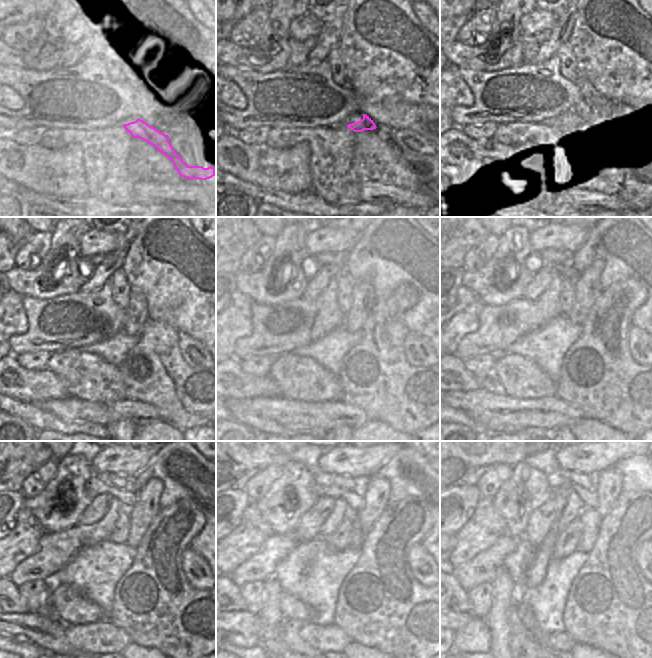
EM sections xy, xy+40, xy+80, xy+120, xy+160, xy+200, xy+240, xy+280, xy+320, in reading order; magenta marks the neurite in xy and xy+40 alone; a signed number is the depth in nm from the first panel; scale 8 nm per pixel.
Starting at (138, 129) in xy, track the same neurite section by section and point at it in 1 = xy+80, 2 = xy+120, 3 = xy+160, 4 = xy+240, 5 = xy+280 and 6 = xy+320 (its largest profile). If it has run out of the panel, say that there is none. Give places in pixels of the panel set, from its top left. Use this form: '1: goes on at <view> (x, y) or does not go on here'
1: goes on at xy+80 (591, 103)
2: goes on at xy+120 (136, 312)
3: goes on at xy+160 (363, 295)
4: goes on at xy+240 (146, 507)
5: goes on at xy+280 (376, 496)
6: goes on at xy+320 (609, 482)

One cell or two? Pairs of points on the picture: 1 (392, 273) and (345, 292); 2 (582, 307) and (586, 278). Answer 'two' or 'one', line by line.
1: two
2: one

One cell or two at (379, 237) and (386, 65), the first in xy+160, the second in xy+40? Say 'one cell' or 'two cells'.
one cell

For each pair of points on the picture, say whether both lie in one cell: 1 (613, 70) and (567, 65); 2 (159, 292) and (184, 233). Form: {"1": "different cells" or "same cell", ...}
{"1": "different cells", "2": "same cell"}

